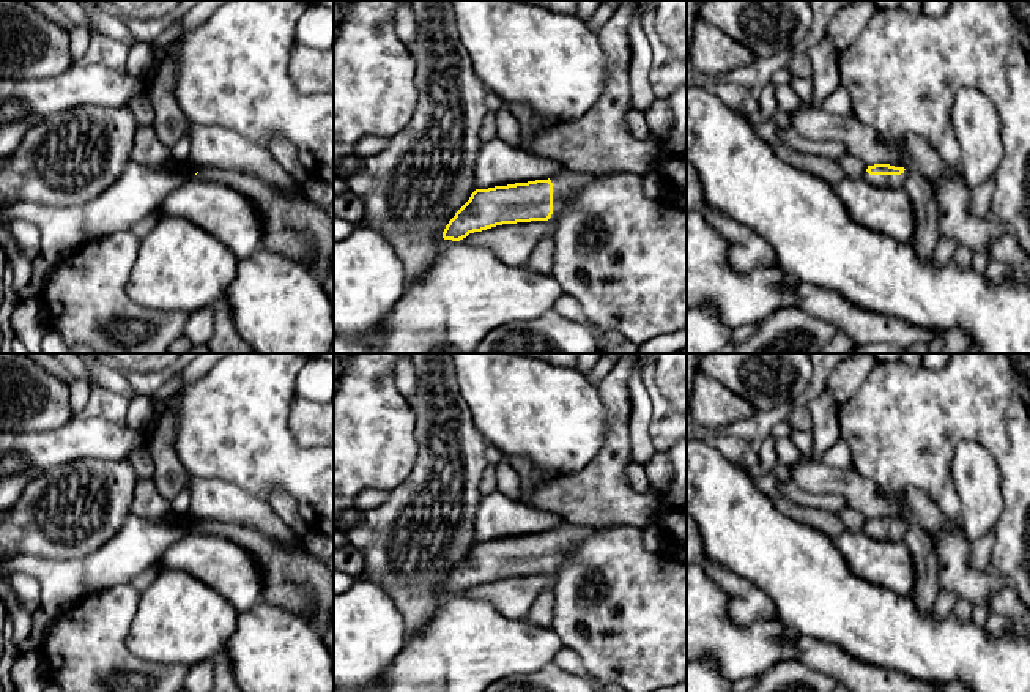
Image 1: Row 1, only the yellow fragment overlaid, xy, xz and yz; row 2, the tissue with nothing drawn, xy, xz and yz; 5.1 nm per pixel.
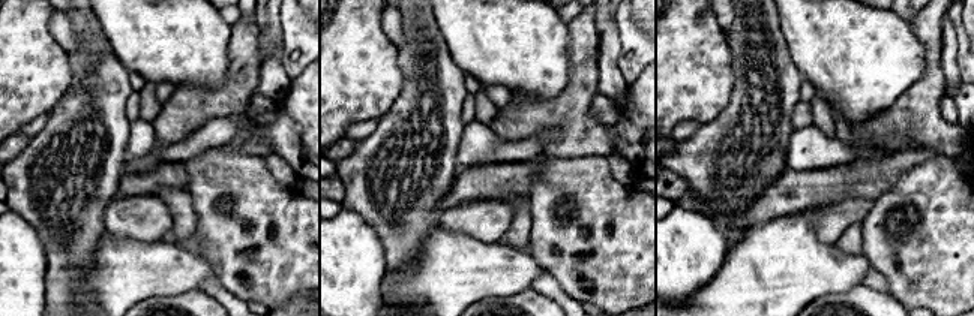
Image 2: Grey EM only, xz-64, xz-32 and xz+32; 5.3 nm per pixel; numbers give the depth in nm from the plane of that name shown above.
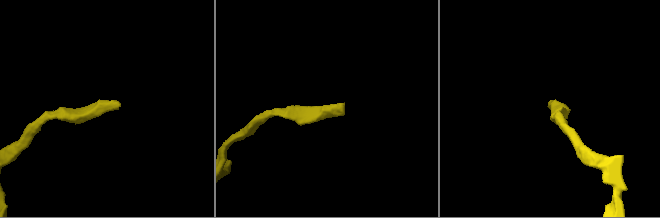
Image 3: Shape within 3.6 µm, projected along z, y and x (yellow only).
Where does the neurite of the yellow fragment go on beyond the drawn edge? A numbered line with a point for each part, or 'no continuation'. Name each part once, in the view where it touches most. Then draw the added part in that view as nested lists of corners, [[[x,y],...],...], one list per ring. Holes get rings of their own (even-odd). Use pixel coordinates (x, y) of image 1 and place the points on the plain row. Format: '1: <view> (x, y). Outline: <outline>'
1: xz (566, 538). Outline: [[[564,522],[551,530],[553,536],[553,567],[548,574],[556,574],[575,553],[578,544],[592,534],[608,530],[608,526],[575,526]]]

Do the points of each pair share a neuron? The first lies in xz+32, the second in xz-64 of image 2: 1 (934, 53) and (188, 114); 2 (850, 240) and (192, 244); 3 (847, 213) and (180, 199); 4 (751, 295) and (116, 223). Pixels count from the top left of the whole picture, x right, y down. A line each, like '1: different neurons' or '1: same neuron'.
1: same neuron
2: different neurons
3: different neurons
4: different neurons

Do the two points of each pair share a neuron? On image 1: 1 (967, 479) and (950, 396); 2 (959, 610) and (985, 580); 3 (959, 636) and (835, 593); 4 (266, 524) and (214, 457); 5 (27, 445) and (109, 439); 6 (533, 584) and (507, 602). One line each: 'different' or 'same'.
1: different
2: different
3: same
4: different
5: same
6: same

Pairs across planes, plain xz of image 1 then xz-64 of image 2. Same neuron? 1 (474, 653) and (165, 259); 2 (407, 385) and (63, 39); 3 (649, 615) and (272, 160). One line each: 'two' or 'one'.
1: one
2: one
3: two

